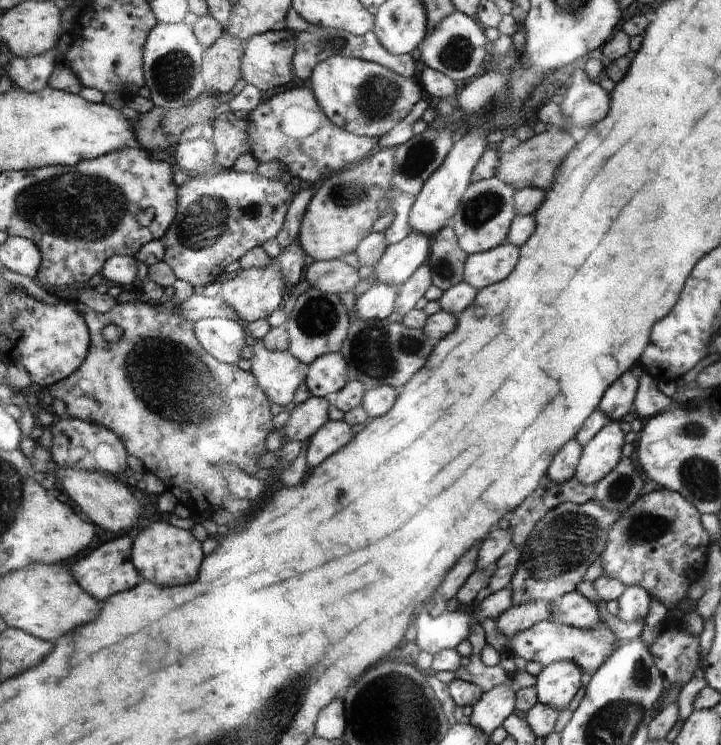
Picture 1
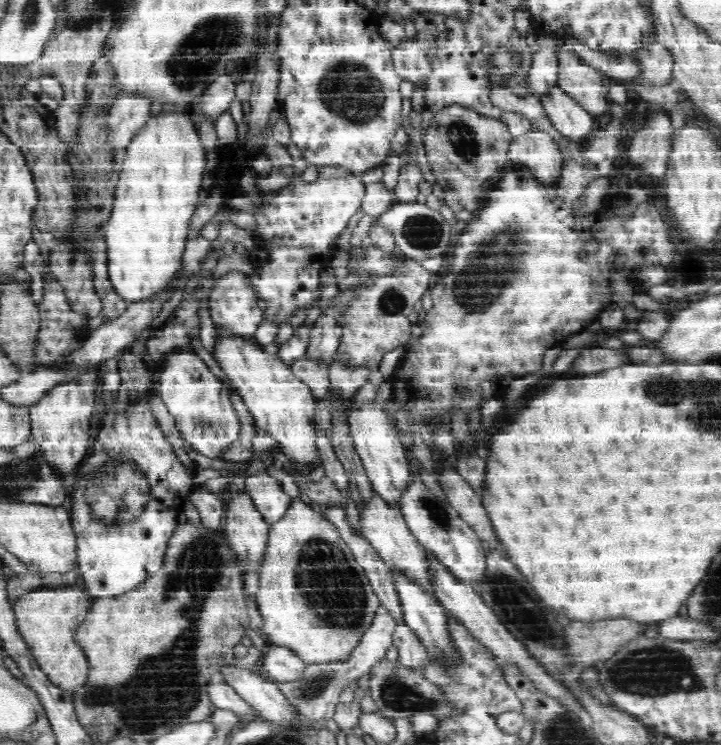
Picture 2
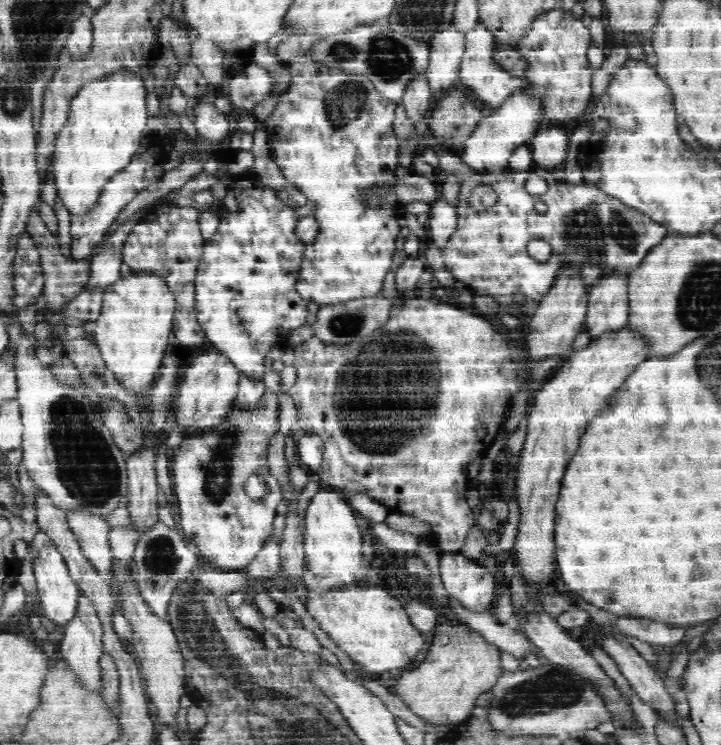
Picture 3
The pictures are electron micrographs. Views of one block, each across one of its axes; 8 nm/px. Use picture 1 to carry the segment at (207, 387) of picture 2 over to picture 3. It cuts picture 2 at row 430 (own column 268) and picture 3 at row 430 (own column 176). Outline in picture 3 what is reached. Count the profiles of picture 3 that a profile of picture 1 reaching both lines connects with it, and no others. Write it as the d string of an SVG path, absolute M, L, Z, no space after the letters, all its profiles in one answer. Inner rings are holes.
M266 389L253 411L242 411L238 402L221 428L211 435L200 435L186 441L177 451L170 455L169 468L172 468L172 493L178 500L180 524L183 536L193 542L199 556L212 569L224 568L224 571L238 571L245 568L256 558L259 550L270 540L273 519L276 518L276 507L283 500L279 482L269 470L268 452L271 439L279 432L280 398L276 391ZM252 476L260 476L268 485L268 494L264 498L251 498L244 490L244 482Z

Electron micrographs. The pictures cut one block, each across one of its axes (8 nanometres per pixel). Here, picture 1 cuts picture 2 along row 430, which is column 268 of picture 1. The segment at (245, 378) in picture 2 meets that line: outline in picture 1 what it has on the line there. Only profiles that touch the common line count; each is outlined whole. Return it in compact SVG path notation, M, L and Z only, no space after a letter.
M275 259L270 260L268 266L264 268L248 268L243 270L232 280L226 280L222 284L222 288L217 294L219 300L224 300L226 306L230 306L230 310L236 314L236 322L239 322L243 326L247 326L249 323L256 320L266 318L268 319L278 306L282 304L284 300L284 286L285 277L282 274L281 266Z

